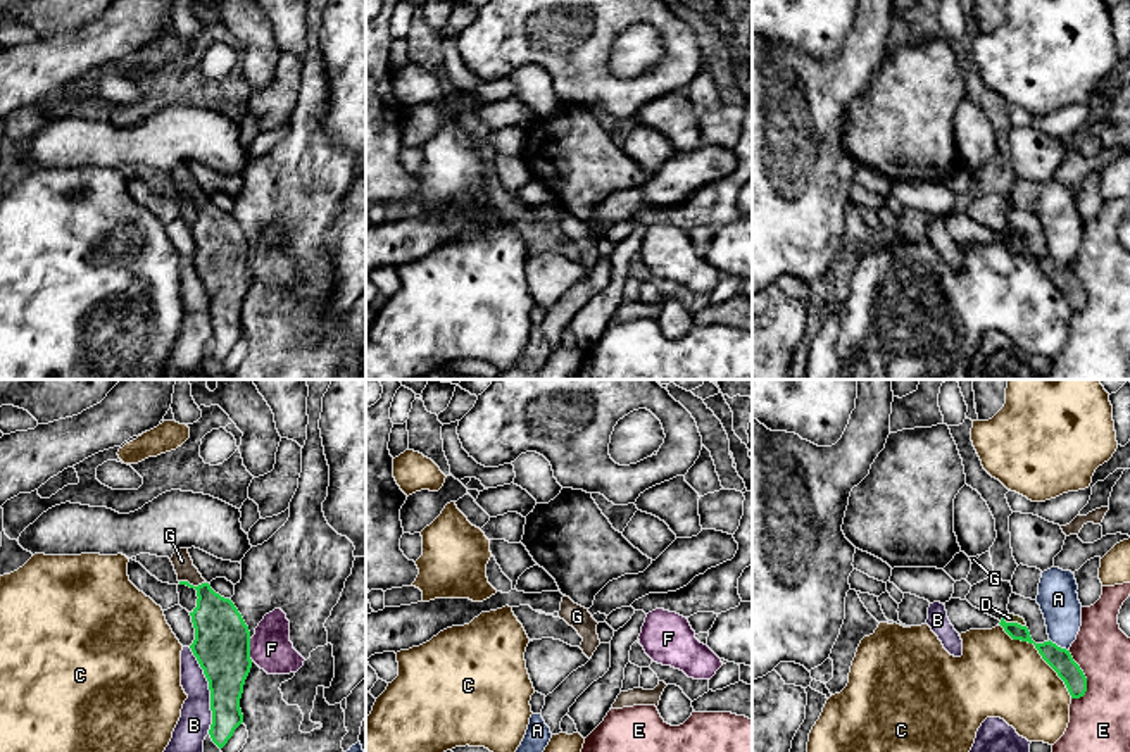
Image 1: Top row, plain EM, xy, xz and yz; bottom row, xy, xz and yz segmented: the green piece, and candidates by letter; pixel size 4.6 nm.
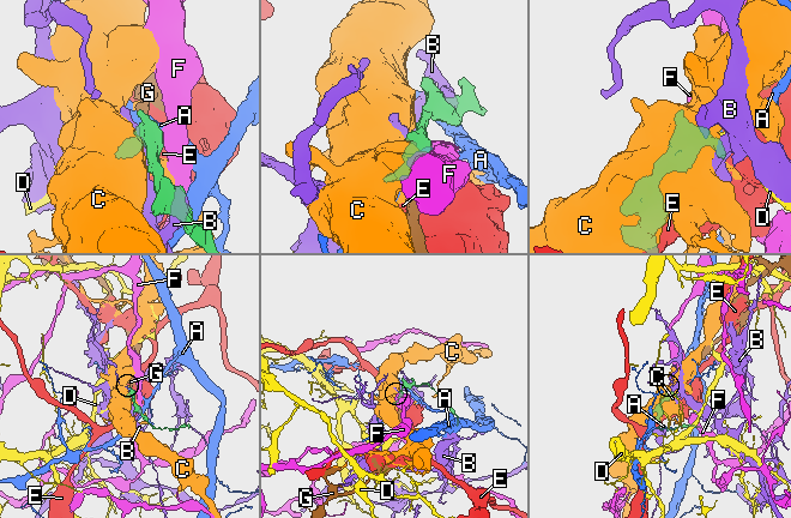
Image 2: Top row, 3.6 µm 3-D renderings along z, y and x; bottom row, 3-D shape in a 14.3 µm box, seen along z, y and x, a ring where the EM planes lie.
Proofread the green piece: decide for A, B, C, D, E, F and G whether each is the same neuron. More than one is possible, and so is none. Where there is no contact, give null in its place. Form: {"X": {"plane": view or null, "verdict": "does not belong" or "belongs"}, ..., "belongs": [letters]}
{"A": {"plane": "yz", "verdict": "does not belong"}, "B": {"plane": "xy", "verdict": "does not belong"}, "C": {"plane": "yz", "verdict": "does not belong"}, "D": {"plane": "yz", "verdict": "does not belong"}, "E": {"plane": "yz", "verdict": "does not belong"}, "F": {"plane": "xy", "verdict": "does not belong"}, "G": {"plane": "xy", "verdict": "does not belong"}, "belongs": []}

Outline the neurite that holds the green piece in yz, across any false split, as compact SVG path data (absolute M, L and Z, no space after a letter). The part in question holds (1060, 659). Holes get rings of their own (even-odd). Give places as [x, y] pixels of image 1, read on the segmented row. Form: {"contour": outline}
{"contour": "M1004 617L1001 619L999 624L1013 640L1021 640L1021 642L1028 642L1035 645L1042 659L1064 681L1071 699L1080 699L1085 695L1087 678L1083 671L1080 669L1080 666L1073 661L1070 650L1058 647L1051 640L1044 643L1035 643L1026 626L1021 626L1018 623L1006 623Z"}

